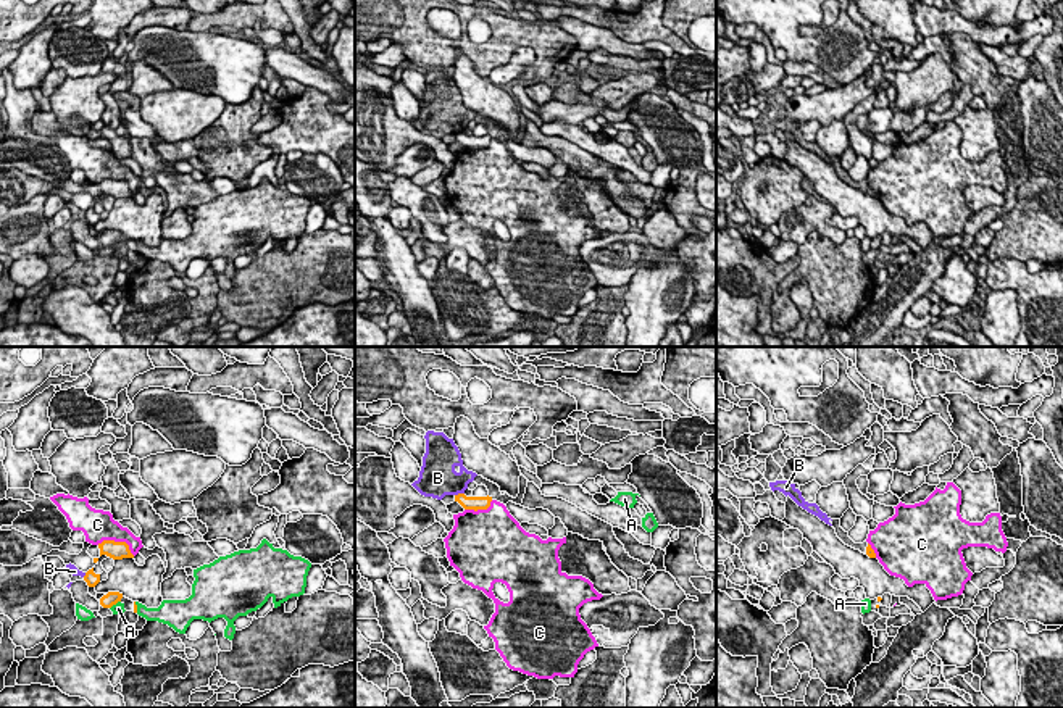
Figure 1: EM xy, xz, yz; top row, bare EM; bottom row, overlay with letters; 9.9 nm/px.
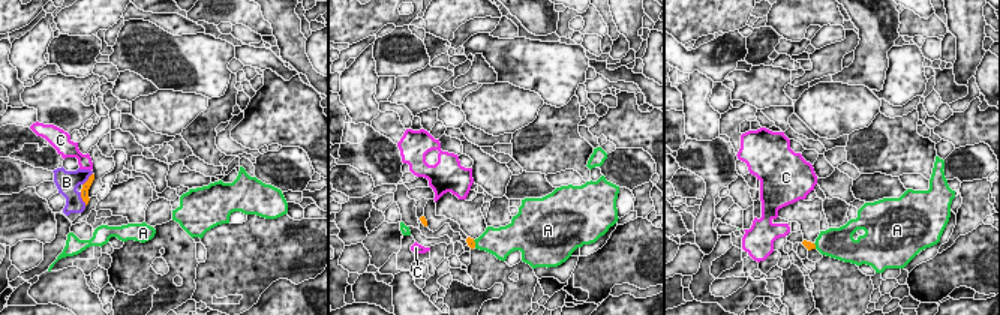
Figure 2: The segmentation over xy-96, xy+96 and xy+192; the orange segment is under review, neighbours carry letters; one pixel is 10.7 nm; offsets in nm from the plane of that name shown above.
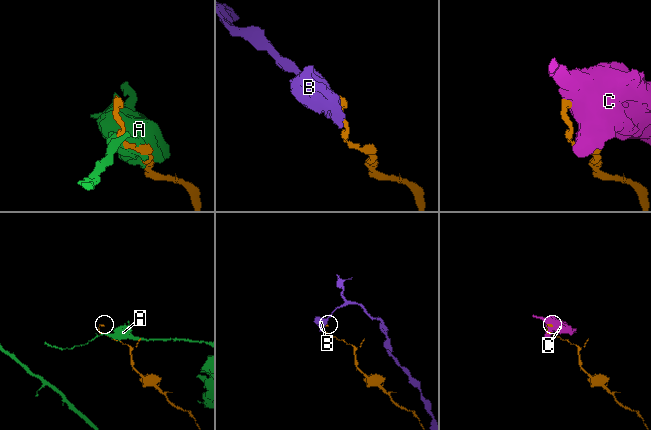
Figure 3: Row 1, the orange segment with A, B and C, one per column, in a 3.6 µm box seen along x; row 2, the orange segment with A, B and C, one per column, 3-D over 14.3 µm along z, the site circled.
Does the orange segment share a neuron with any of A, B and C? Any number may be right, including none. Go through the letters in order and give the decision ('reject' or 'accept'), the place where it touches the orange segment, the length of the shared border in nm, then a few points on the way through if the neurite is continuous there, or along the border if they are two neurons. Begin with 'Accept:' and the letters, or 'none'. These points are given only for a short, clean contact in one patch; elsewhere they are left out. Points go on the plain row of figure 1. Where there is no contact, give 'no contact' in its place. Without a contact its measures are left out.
Accept: none
A: reject; contact xy (115, 242); length 140 nm
B: reject; contact xz (458, 133); length 100 nm; border xz (463, 131), (455, 134)
C: reject; contact xy (118, 181); length 400 nm; border xy (97, 183), (121, 179), (134, 194)

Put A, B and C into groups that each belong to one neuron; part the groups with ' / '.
A / B / C

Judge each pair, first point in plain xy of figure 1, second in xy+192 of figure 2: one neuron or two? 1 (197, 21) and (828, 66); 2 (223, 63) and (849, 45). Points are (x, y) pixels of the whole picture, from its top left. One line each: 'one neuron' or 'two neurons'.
1: two neurons
2: two neurons

